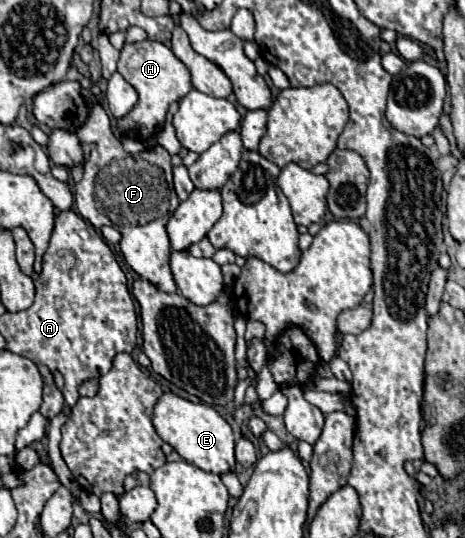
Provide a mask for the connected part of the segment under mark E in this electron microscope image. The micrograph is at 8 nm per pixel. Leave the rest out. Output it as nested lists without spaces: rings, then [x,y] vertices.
[[[164,393],[154,405],[152,423],[158,437],[170,443],[178,451],[178,455],[184,457],[188,463],[194,463],[204,471],[214,471],[216,475],[234,471],[236,459],[234,459],[232,429],[214,407],[204,403],[192,403],[174,393]]]

